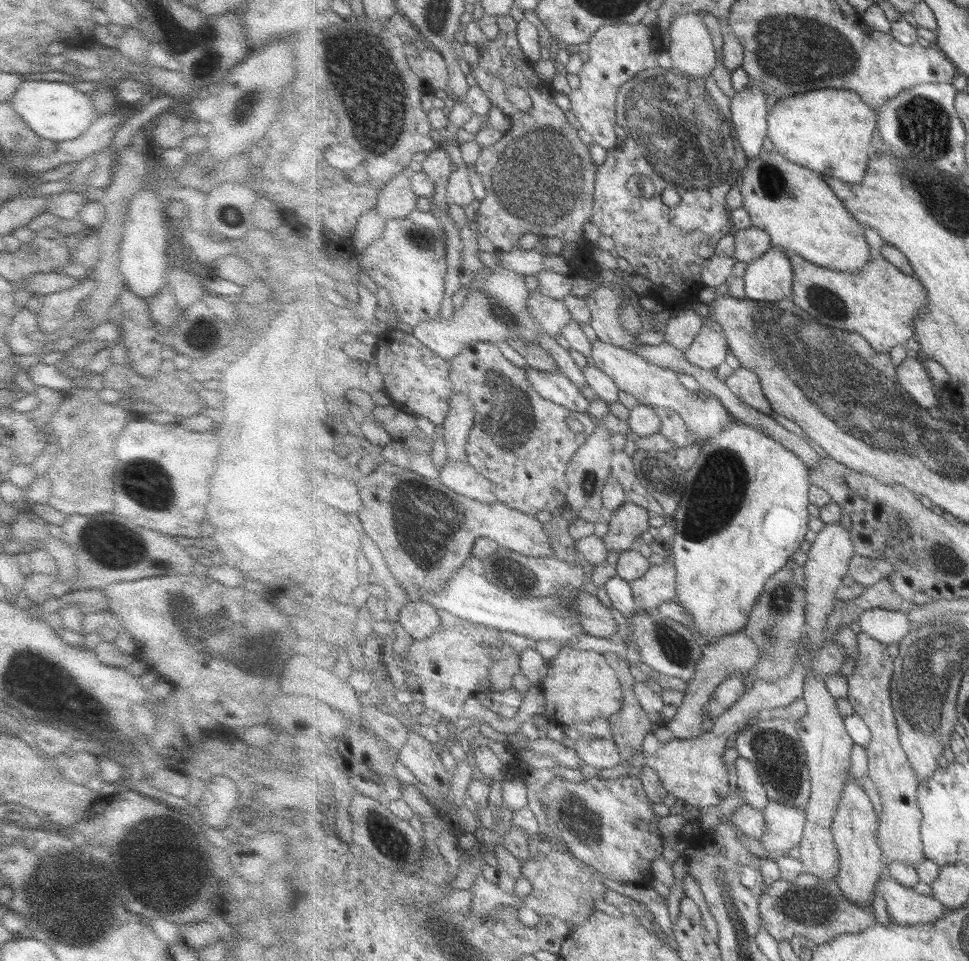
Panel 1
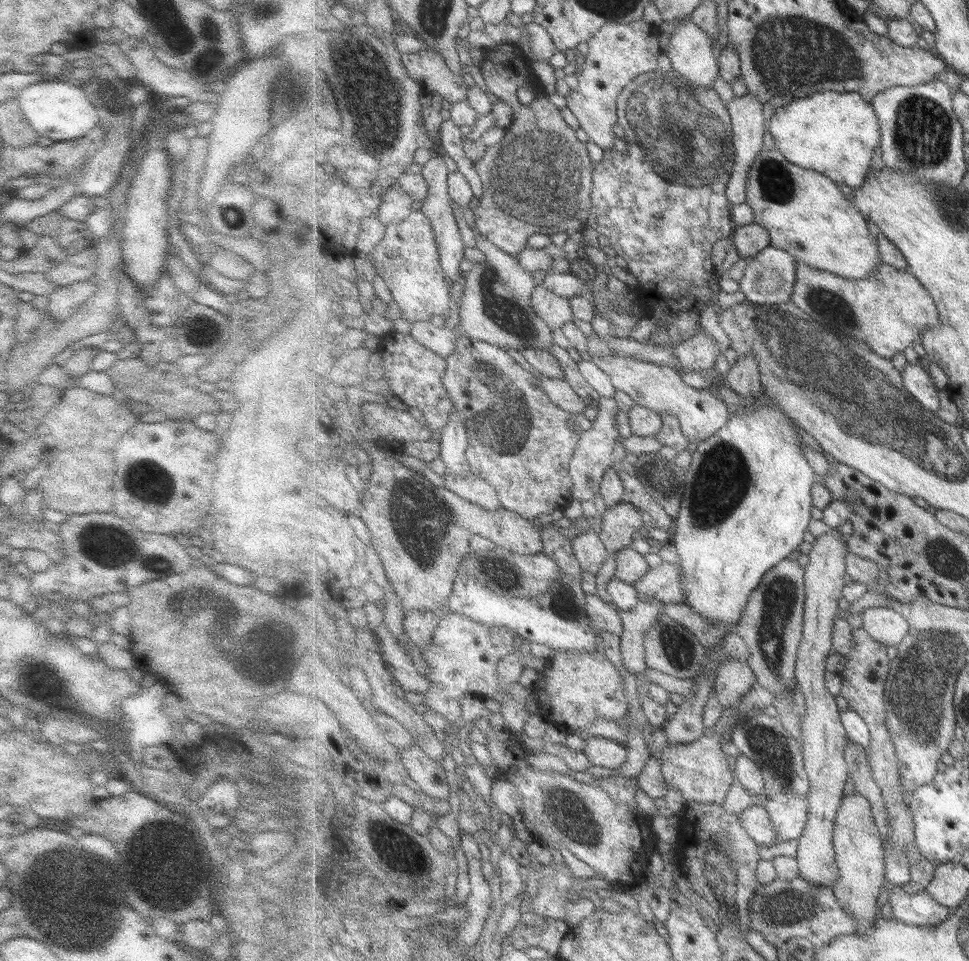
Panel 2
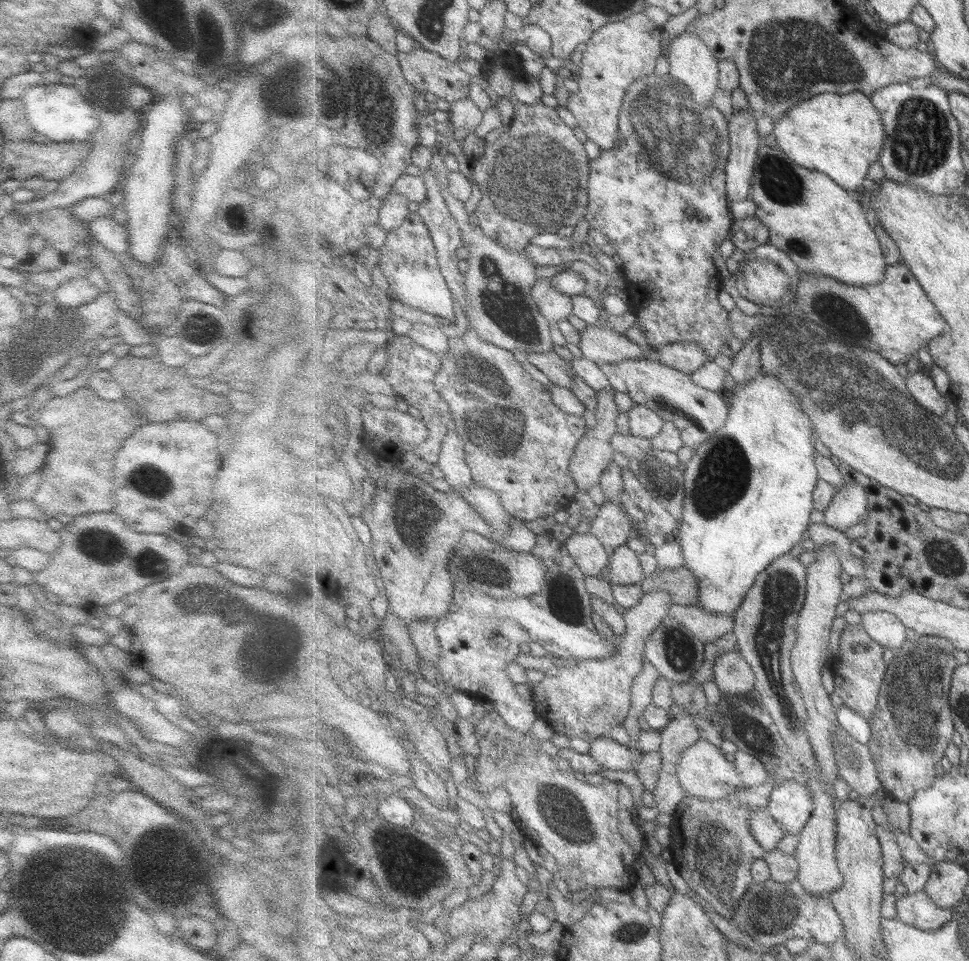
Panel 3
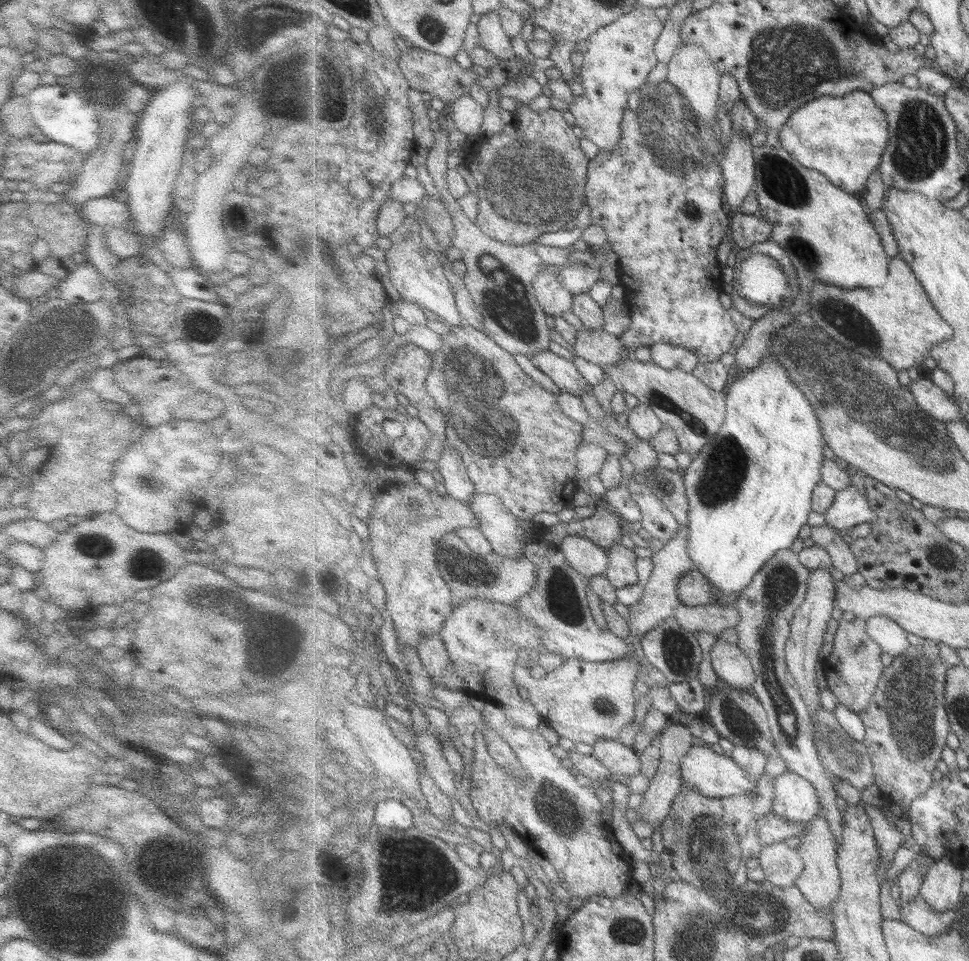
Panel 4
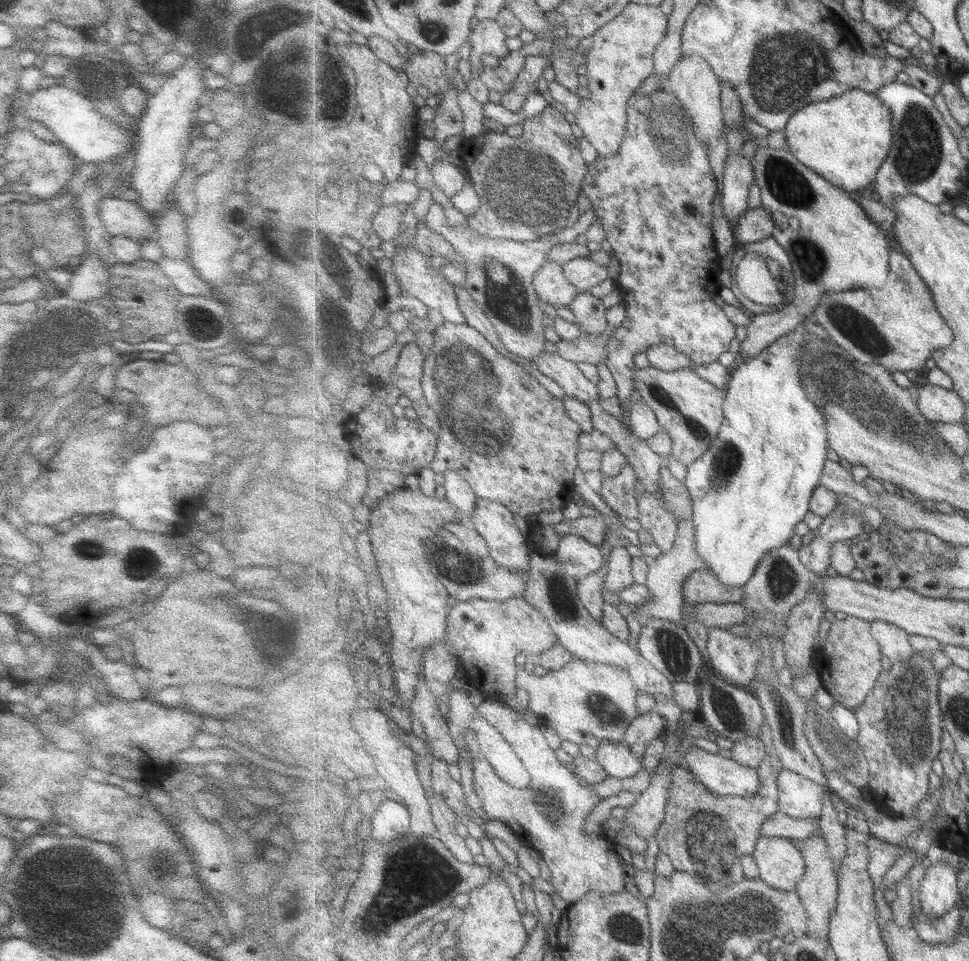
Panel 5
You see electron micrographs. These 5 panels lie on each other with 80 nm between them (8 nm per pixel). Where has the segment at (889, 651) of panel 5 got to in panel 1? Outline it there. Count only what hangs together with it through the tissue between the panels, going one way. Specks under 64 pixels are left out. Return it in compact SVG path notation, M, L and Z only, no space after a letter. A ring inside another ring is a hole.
M871 609L860 615L861 632L874 637L883 644L895 644L905 638L913 628L911 619L905 609L889 611Z

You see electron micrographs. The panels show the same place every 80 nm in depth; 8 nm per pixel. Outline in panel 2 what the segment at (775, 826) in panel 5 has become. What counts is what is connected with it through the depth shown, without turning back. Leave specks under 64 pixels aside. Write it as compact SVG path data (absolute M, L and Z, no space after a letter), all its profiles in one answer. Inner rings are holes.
M764 805L750 806L740 813L739 817L743 828L757 844L765 846L775 844L776 830Z

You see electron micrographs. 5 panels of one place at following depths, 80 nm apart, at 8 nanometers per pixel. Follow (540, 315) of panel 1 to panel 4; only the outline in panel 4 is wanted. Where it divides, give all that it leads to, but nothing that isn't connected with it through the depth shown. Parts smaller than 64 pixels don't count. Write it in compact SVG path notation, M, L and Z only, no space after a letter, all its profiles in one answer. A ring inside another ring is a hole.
M544 267L534 278L533 286L538 303L547 315L556 318L572 310L574 294L562 285L558 274Z

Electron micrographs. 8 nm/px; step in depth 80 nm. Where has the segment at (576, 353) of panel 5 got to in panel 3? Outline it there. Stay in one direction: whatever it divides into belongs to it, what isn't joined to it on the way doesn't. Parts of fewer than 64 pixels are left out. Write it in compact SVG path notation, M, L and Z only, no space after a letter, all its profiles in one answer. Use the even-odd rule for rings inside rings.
M588 325L581 335L582 356L601 363L616 363L625 359L649 359L657 361L660 354L651 348L645 351L627 336L605 325Z

